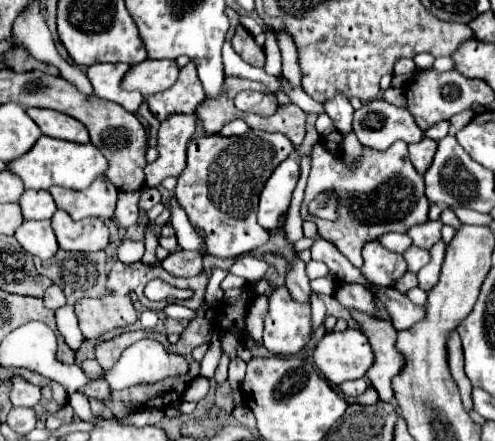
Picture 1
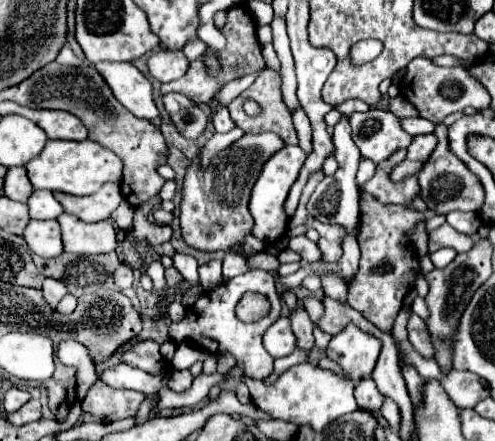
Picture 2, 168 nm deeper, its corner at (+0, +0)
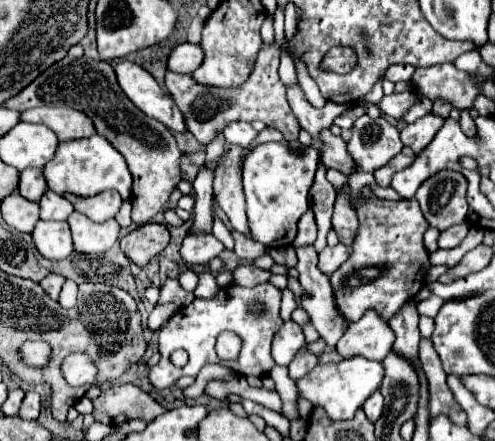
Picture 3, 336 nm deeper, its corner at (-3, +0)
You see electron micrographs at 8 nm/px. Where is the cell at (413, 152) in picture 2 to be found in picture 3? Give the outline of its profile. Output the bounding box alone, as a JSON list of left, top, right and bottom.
[401,113,443,155]

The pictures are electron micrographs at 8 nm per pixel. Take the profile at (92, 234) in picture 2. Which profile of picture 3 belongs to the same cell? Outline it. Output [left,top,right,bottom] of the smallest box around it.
[67,211,119,253]

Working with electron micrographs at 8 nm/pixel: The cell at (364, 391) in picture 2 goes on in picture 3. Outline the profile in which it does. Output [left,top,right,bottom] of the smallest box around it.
[363,391,383,423]

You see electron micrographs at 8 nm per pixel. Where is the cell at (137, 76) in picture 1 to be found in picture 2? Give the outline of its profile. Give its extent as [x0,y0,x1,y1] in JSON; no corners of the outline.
[148,51,188,83]

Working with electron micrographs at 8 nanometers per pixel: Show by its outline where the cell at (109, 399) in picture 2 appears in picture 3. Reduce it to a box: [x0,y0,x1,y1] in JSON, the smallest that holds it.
[93,383,167,425]

